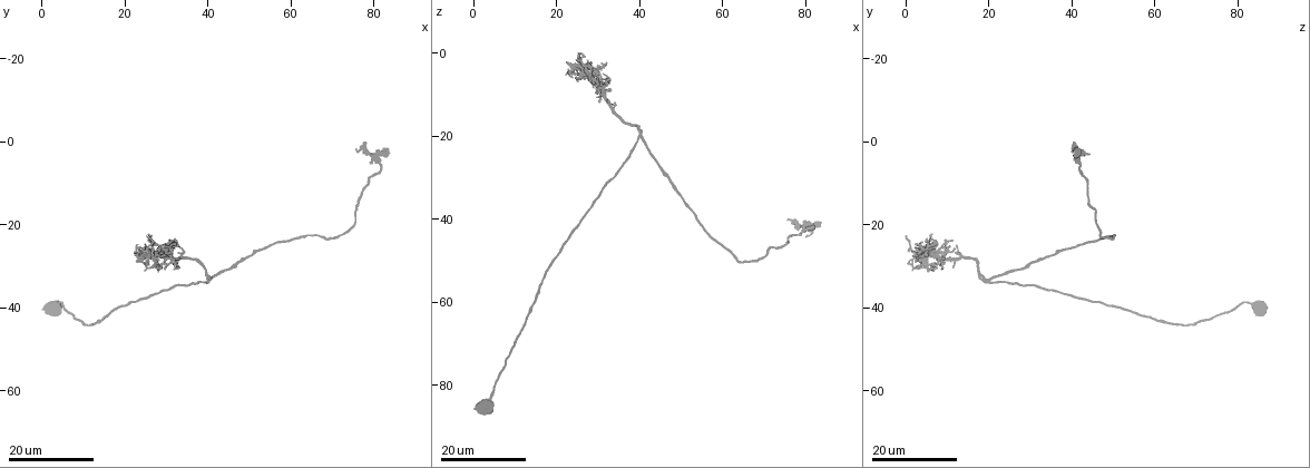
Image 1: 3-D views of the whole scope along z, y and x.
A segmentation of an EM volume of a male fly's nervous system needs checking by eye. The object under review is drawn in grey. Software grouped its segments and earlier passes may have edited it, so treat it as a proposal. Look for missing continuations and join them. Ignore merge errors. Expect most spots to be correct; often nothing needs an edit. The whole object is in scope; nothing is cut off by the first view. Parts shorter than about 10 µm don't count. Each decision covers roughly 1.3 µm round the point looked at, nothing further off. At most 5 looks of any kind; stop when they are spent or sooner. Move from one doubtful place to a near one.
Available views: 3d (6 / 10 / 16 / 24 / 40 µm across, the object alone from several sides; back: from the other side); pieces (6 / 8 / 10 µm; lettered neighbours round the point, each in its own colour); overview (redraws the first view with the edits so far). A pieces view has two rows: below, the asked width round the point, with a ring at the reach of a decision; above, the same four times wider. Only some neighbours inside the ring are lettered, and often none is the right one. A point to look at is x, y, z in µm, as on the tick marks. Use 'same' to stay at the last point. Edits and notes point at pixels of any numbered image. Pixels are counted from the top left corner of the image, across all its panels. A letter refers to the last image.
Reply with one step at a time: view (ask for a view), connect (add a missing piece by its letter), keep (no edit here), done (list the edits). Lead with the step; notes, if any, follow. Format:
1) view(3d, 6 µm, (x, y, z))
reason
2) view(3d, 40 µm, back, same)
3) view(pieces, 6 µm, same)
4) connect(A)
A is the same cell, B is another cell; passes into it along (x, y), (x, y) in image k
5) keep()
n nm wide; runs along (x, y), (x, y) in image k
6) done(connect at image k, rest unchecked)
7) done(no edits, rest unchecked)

view(3d, 16 µm, (75.5, 1.5, 40.0))
tapers out

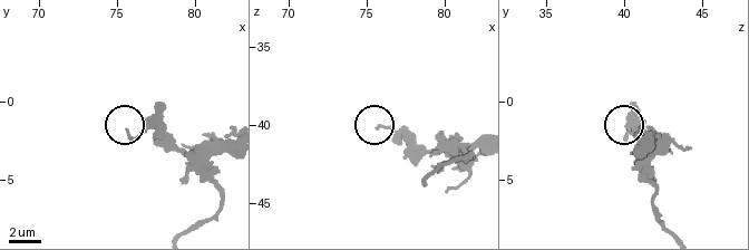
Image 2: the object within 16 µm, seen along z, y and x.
view(pieces, 8 µm, (75.6, 1.8, 40.2))

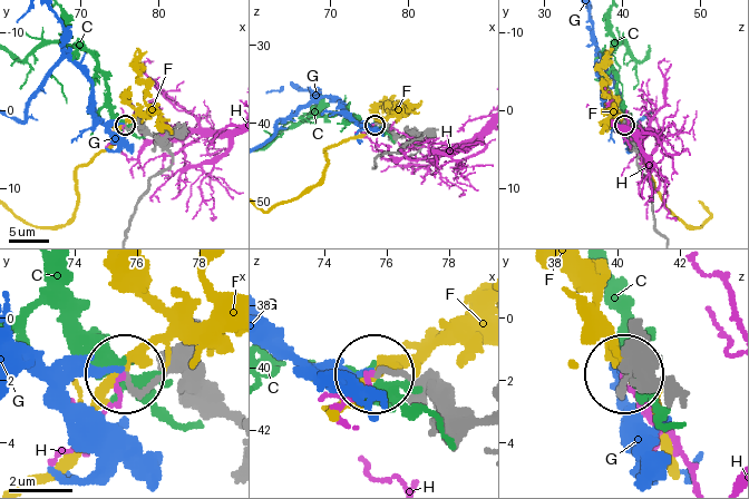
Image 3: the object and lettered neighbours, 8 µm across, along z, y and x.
keep()
C, F, G and H are other cells; runs along (230, 420), (174, 372), (128, 380) in image 3; none of them fits

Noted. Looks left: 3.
view(3d, 16 µm, (83.5, 2.5, 40.5))
branch stops here

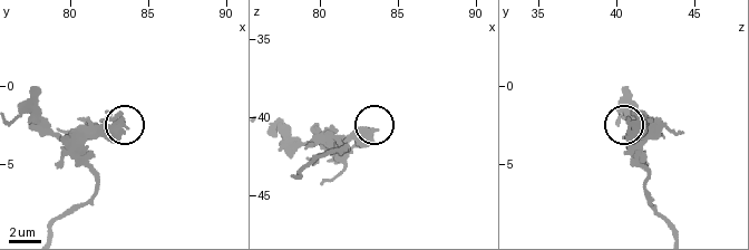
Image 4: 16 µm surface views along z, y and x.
view(pieces, 8 µm, (83.8, 2.6, 40.8))

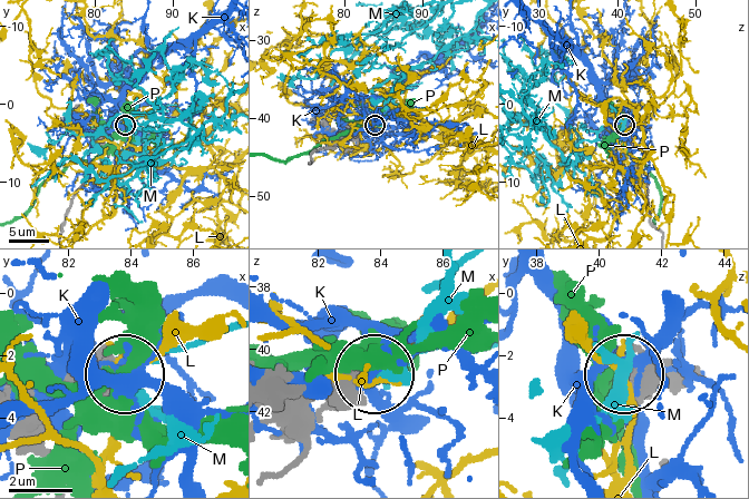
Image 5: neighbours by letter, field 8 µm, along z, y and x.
keep()
K, L, M and P are other cells; no lettered piece goes on from it

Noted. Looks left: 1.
done(no edits, rest unchecked)

